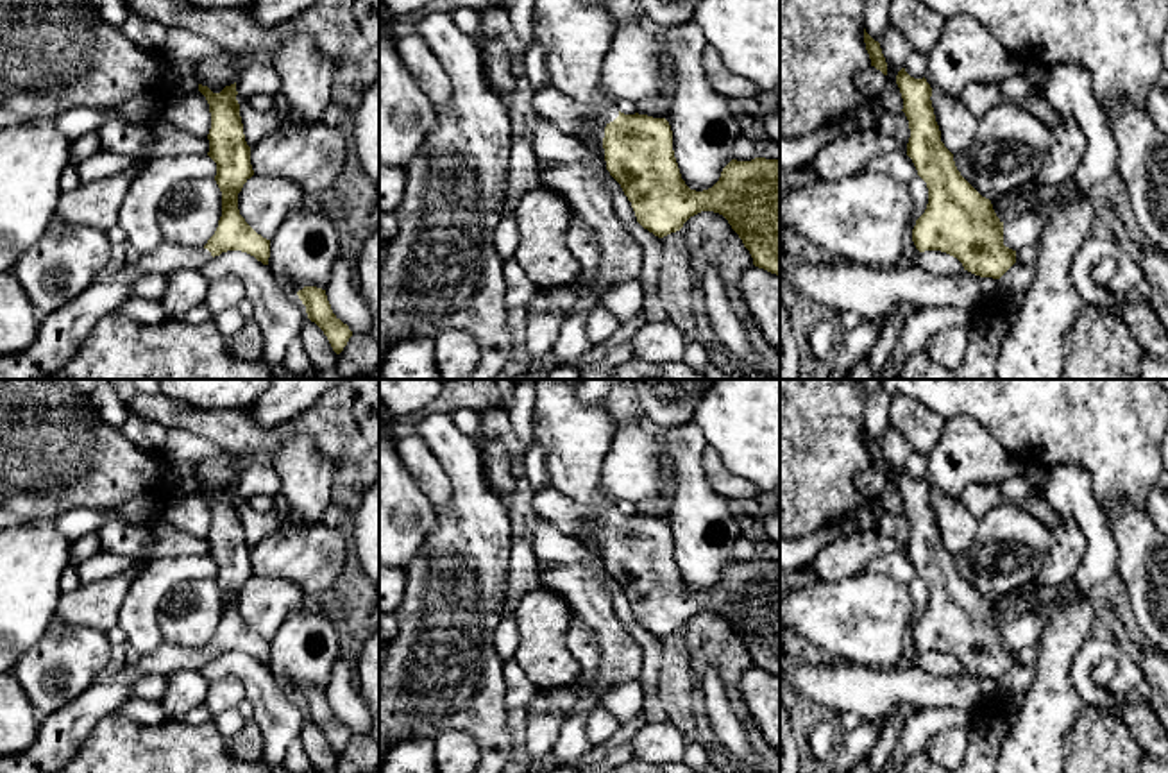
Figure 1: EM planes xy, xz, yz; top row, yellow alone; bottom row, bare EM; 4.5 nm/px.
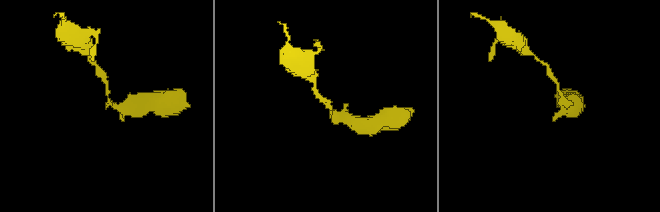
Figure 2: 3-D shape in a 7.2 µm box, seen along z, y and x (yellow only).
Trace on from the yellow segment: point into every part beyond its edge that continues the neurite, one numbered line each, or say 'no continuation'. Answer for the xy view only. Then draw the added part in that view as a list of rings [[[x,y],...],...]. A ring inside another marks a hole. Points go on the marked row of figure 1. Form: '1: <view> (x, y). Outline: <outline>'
1: xy (190, 210). Outline: [[[215,177],[175,183],[159,200],[157,222],[165,242],[113,277],[91,283],[63,308],[43,315],[38,336],[27,349],[0,356],[0,379],[45,379],[59,372],[95,324],[120,308],[129,286],[140,277],[206,267],[213,256],[204,245],[215,234],[220,217],[222,191]]]

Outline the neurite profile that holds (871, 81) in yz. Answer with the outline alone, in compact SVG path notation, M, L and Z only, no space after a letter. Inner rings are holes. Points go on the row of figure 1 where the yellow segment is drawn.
M869 66L868 70L860 72L857 77L857 88L866 97L878 97L884 91L884 86L885 75L875 66Z

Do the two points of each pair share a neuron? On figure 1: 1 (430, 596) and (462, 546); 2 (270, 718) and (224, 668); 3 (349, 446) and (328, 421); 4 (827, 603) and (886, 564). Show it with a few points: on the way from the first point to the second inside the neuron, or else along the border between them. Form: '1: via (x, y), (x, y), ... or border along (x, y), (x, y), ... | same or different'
1: via (442, 584), (462, 564), (462, 559) | same
2: via (270, 702), (240, 668) | same
3: via (347, 441), (333, 426) | same
4: border along (875, 566), (905, 586) | different

